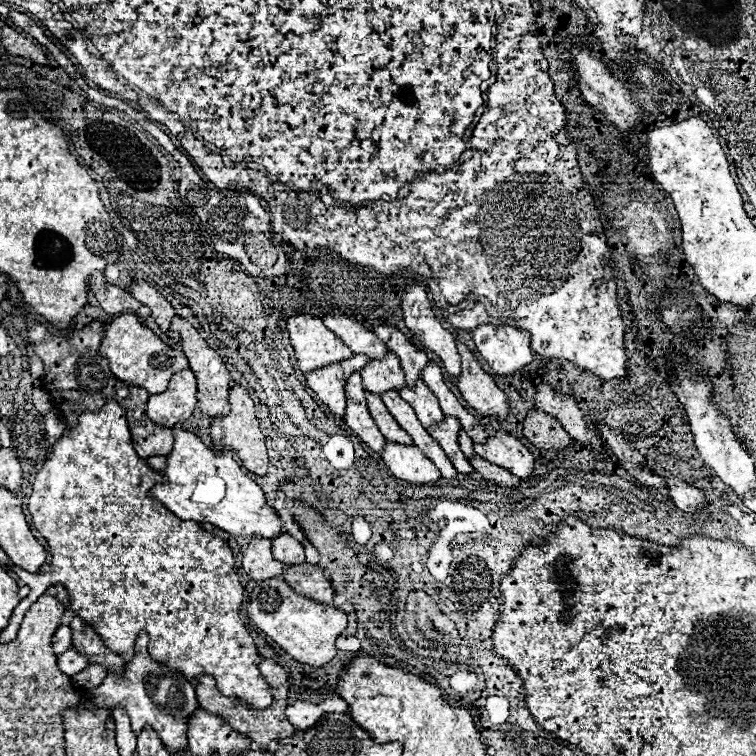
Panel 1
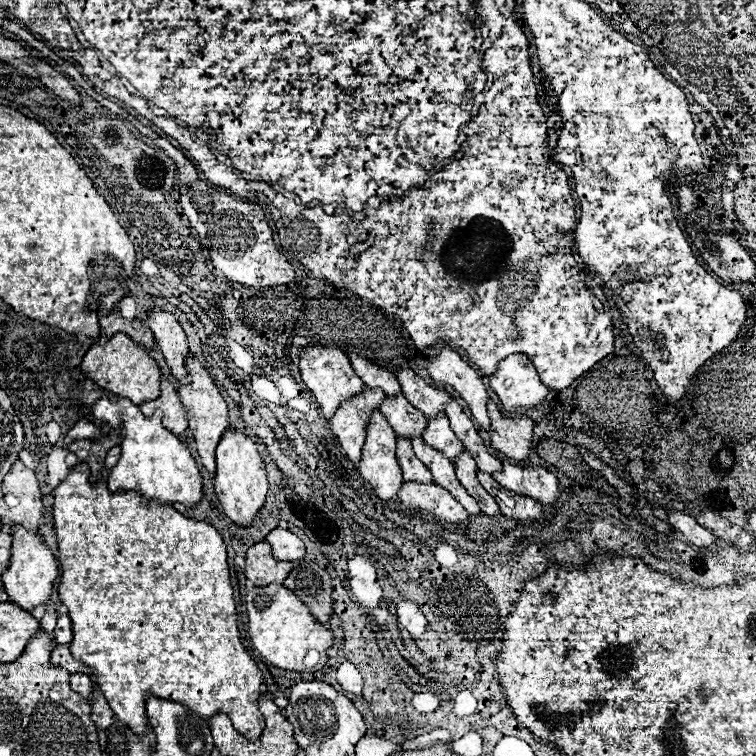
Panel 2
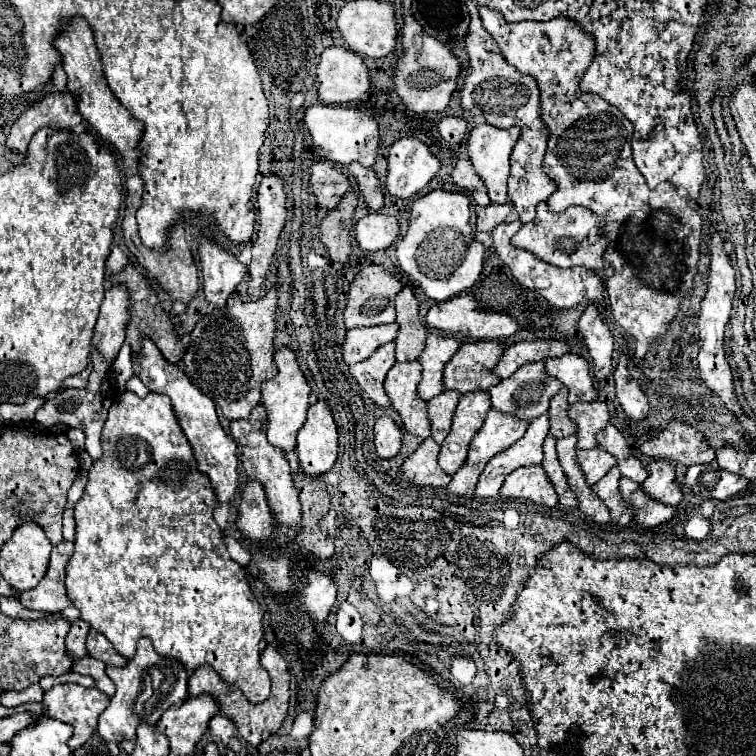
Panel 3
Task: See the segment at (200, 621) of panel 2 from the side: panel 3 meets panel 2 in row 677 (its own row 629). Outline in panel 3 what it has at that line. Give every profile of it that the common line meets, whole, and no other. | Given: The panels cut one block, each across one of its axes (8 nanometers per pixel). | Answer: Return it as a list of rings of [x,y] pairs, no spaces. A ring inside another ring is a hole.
[[[124,392],[118,398],[118,402],[114,402],[108,410],[108,418],[106,418],[104,430],[102,430],[102,450],[104,450],[104,456],[92,464],[92,468],[88,472],[88,484],[86,484],[84,496],[74,506],[76,540],[74,540],[74,554],[72,554],[72,558],[66,566],[66,594],[68,594],[68,600],[72,602],[74,608],[80,610],[80,618],[84,622],[90,622],[90,628],[104,634],[114,644],[116,652],[122,654],[124,658],[130,660],[134,656],[138,638],[146,636],[146,638],[152,640],[154,650],[158,654],[178,660],[186,670],[194,672],[200,666],[208,664],[218,672],[218,676],[222,676],[224,682],[238,686],[242,690],[242,694],[246,694],[248,702],[252,702],[252,704],[264,702],[270,694],[268,672],[260,666],[260,640],[262,640],[262,634],[264,634],[262,632],[262,614],[264,612],[262,612],[260,604],[256,602],[256,598],[250,590],[250,584],[246,580],[246,574],[244,574],[242,566],[236,564],[226,552],[226,546],[222,542],[222,530],[212,518],[212,508],[214,508],[216,494],[212,492],[210,478],[206,478],[206,474],[202,474],[196,468],[192,448],[190,448],[186,436],[182,434],[182,430],[178,428],[178,422],[174,418],[174,412],[172,412],[172,406],[170,406],[170,398],[166,398],[164,394],[154,394],[154,392],[148,392],[146,398],[140,398],[134,392]]]

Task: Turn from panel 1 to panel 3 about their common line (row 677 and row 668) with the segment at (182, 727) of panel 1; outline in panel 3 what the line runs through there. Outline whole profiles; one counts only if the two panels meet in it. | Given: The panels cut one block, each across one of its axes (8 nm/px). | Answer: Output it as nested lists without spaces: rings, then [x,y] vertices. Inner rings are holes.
[[[140,638],[138,640],[138,648],[136,648],[136,654],[134,654],[134,658],[124,666],[124,668],[114,668],[114,666],[108,666],[106,668],[106,674],[110,676],[110,680],[116,684],[116,694],[110,698],[110,704],[108,704],[108,708],[100,714],[100,718],[98,718],[98,734],[100,734],[100,738],[104,740],[104,742],[114,742],[114,744],[120,744],[122,740],[136,740],[136,728],[138,728],[138,724],[142,724],[142,722],[146,722],[146,724],[152,724],[152,726],[156,726],[156,722],[158,722],[158,718],[162,716],[162,712],[166,710],[166,708],[170,708],[170,706],[180,706],[186,698],[184,696],[188,696],[188,690],[186,690],[186,686],[188,686],[188,672],[186,670],[182,670],[182,666],[180,666],[180,670],[178,670],[178,662],[176,660],[172,660],[172,658],[164,658],[164,656],[158,656],[156,654],[156,650],[152,648],[152,642],[148,640],[148,638]]]

